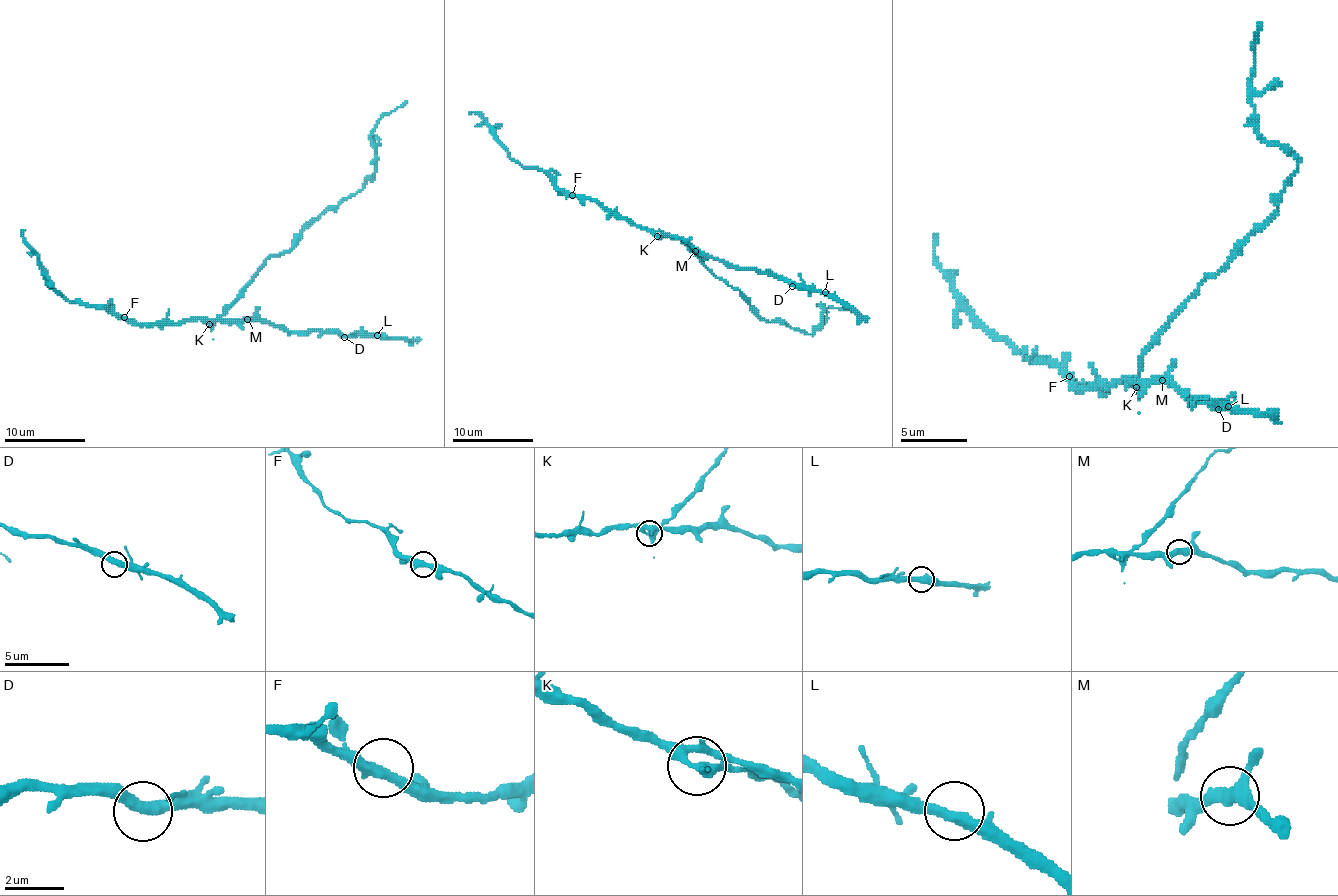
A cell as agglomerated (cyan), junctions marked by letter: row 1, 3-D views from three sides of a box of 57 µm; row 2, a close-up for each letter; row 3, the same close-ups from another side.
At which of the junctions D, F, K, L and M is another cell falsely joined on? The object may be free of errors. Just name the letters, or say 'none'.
K

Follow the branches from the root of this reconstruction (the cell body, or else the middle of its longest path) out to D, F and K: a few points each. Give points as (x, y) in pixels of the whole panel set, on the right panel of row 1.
D: (1155, 343), (1142, 357), (1142, 370), (1136, 380), (1165, 380), (1185, 400), (1208, 400), (1218, 409)
F: (1155, 343), (1142, 357), (1142, 366), (1132, 380), (1119, 380), (1112, 386), (1076, 386), (1069, 376)
K: (1155, 343), (1142, 357), (1139, 383), (1136, 386)

